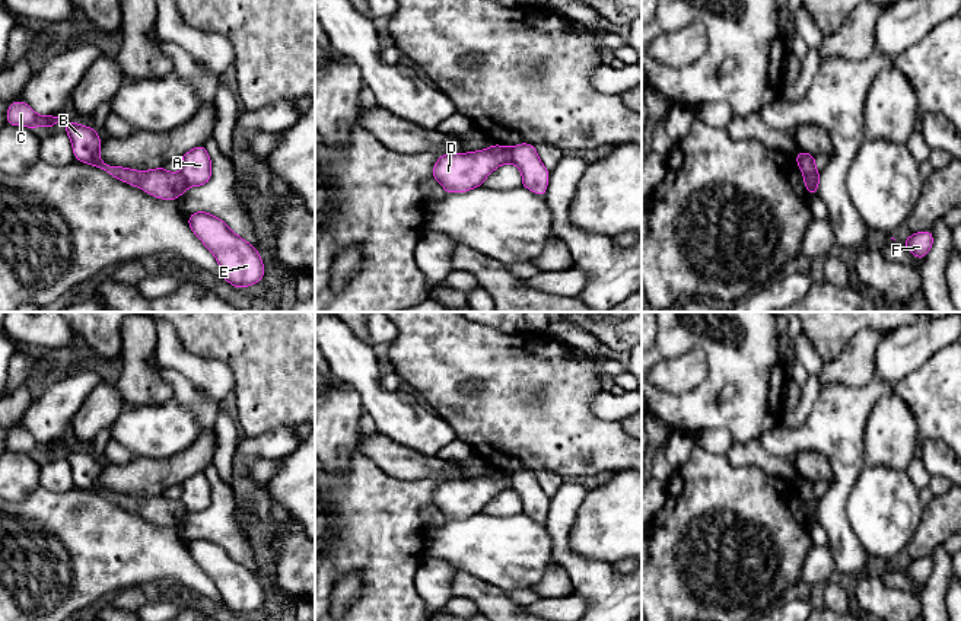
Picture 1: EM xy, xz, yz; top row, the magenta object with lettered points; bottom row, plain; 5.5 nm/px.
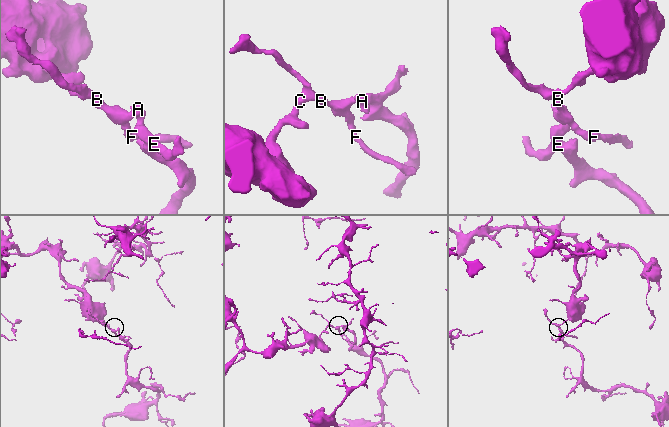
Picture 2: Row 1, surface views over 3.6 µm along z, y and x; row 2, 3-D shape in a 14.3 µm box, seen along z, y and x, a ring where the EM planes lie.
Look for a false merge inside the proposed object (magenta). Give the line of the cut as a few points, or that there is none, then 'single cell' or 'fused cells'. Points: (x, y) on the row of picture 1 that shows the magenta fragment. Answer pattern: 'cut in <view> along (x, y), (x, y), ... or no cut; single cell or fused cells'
cut in xz along (508, 147), (509, 162); fused cells

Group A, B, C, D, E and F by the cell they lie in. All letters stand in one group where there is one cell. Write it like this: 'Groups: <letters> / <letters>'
Groups: A E / B C D F

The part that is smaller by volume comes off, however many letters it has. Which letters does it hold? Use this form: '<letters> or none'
A, E

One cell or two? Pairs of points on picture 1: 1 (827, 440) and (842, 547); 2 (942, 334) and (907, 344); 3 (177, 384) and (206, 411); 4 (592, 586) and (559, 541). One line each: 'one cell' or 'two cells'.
1: one cell
2: one cell
3: one cell
4: one cell

